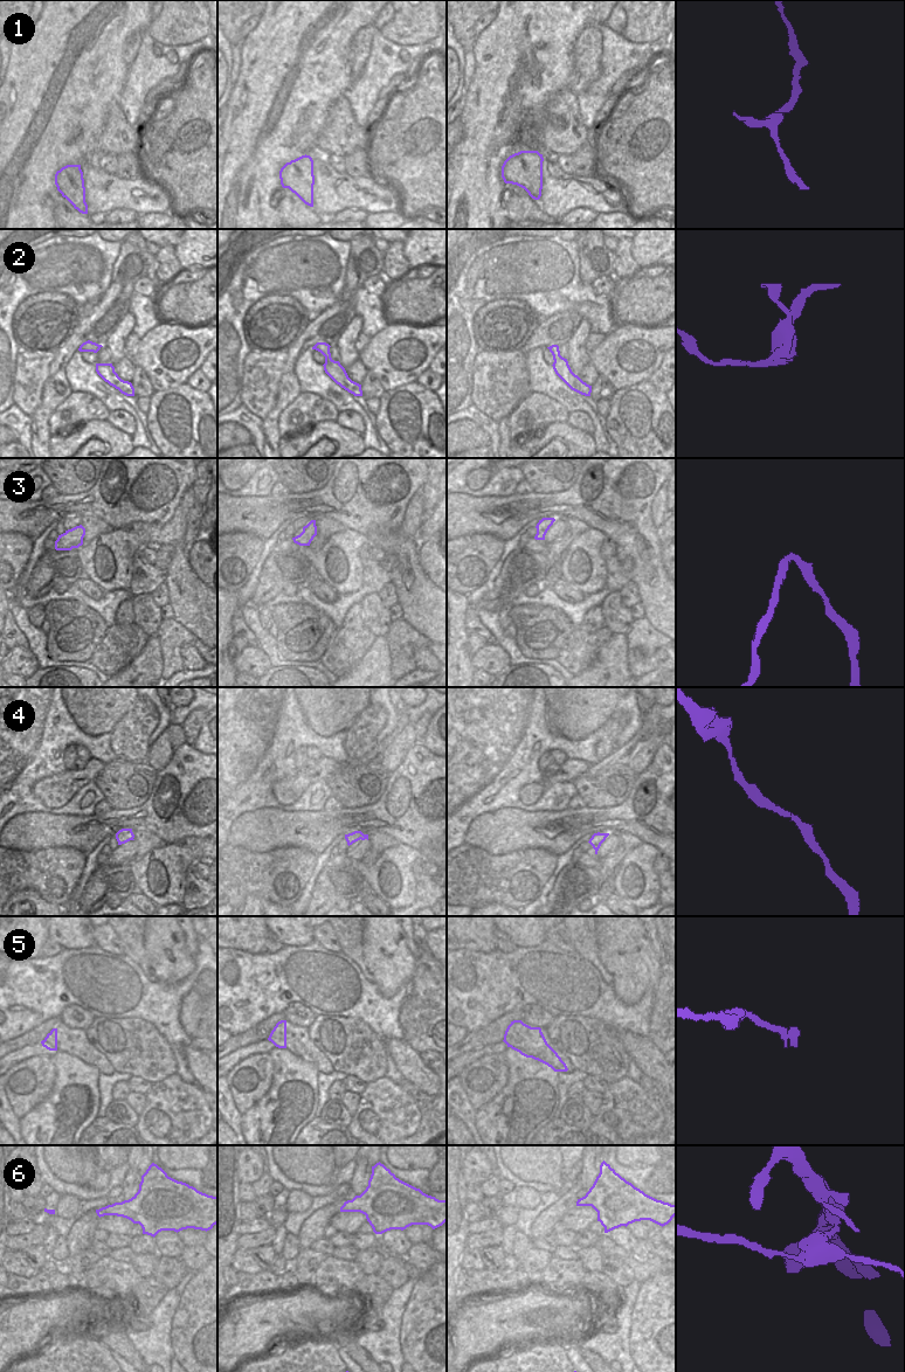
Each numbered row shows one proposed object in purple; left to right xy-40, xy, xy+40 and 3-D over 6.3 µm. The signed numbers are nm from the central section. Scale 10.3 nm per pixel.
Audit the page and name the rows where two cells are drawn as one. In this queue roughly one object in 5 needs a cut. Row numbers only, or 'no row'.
3, 6

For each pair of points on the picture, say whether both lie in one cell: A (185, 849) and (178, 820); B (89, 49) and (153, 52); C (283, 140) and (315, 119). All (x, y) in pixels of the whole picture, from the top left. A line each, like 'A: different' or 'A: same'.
A: different
B: different
C: same

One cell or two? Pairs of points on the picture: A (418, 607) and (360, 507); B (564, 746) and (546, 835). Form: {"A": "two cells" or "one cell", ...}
{"A": "one cell", "B": "two cells"}

